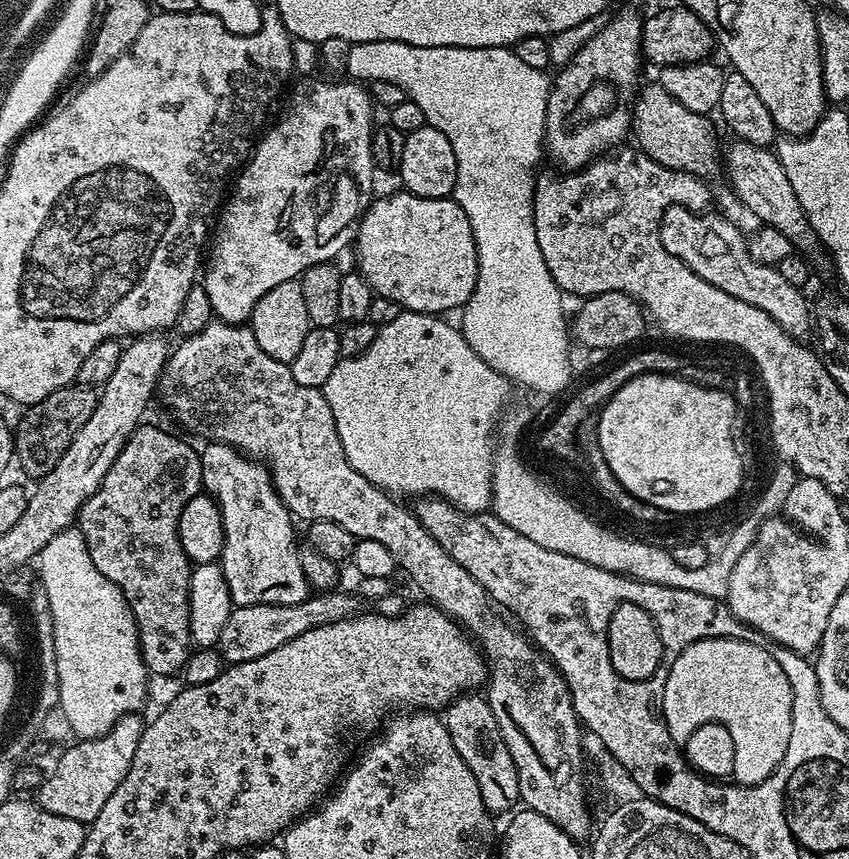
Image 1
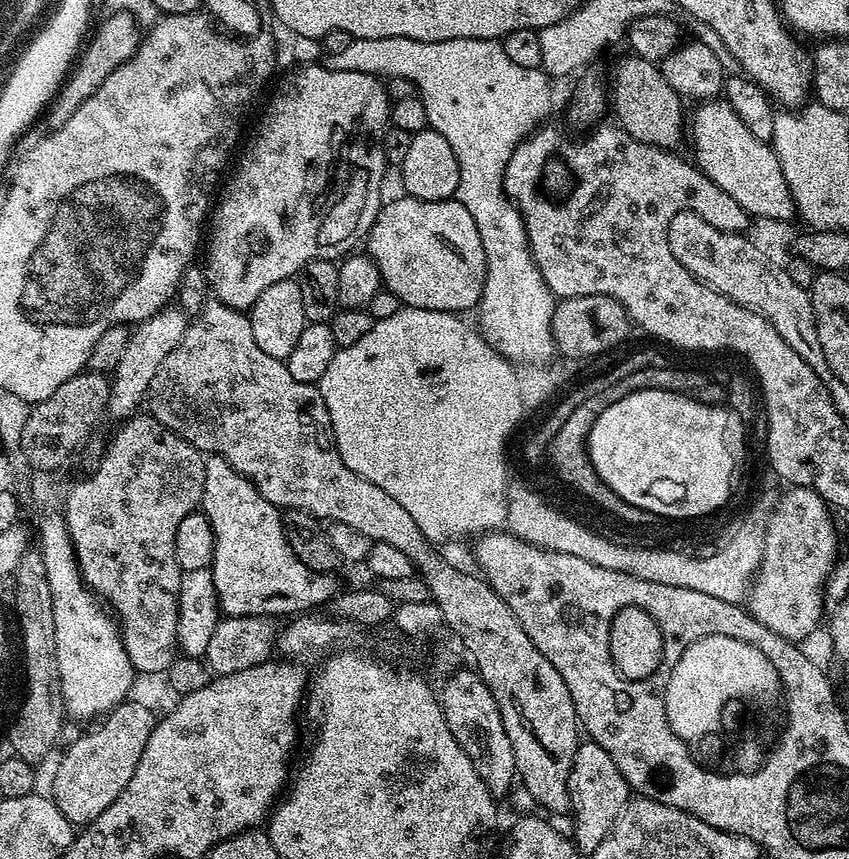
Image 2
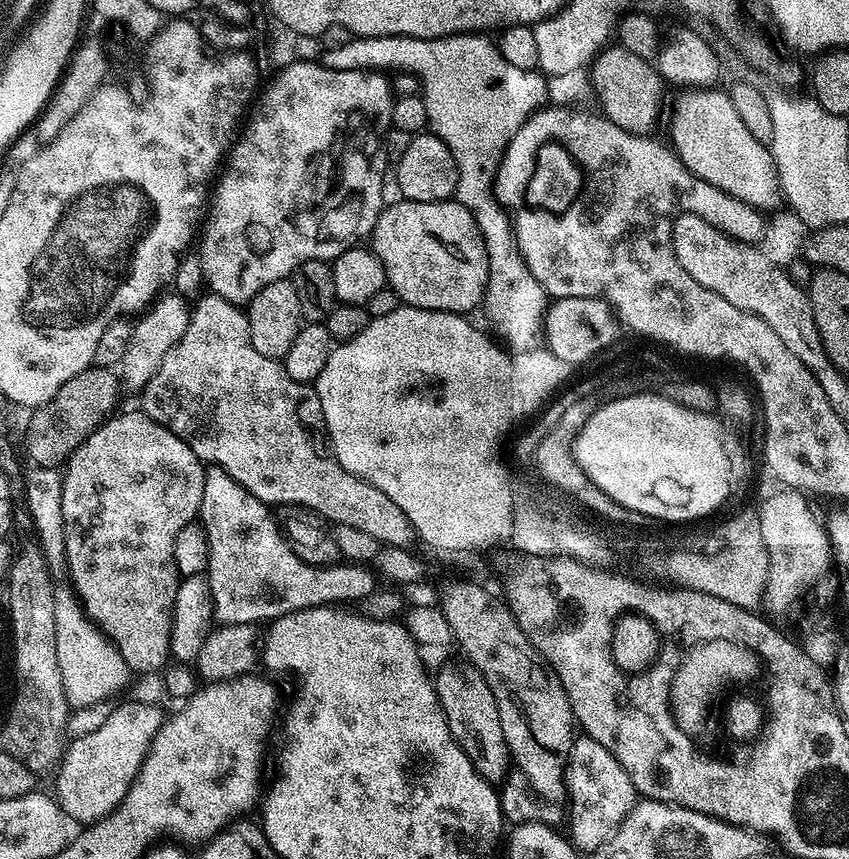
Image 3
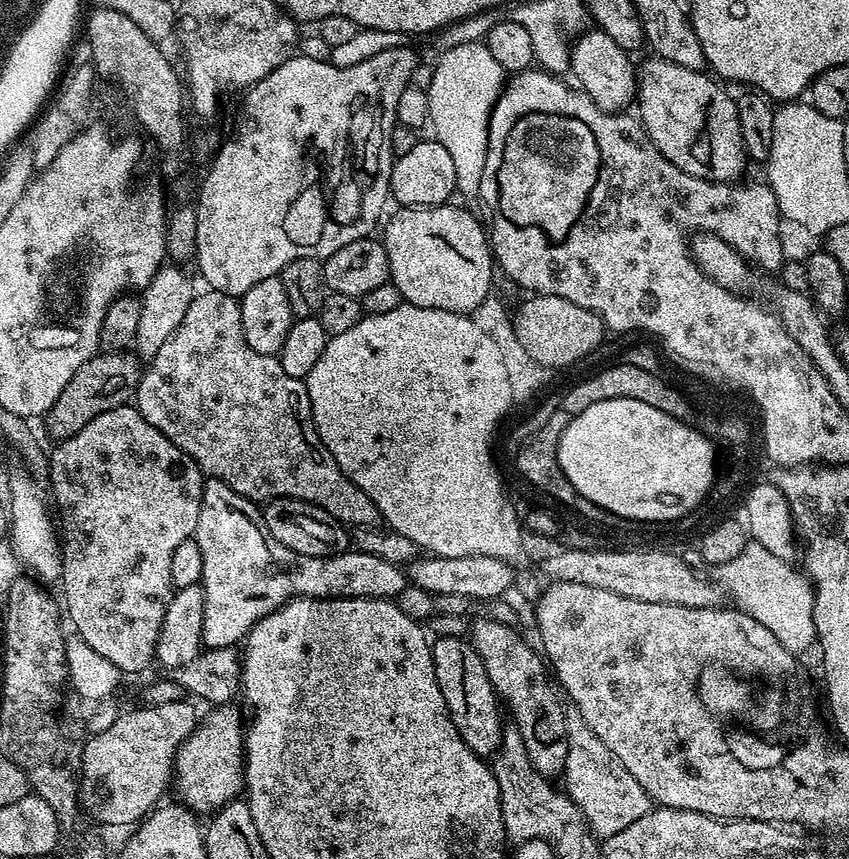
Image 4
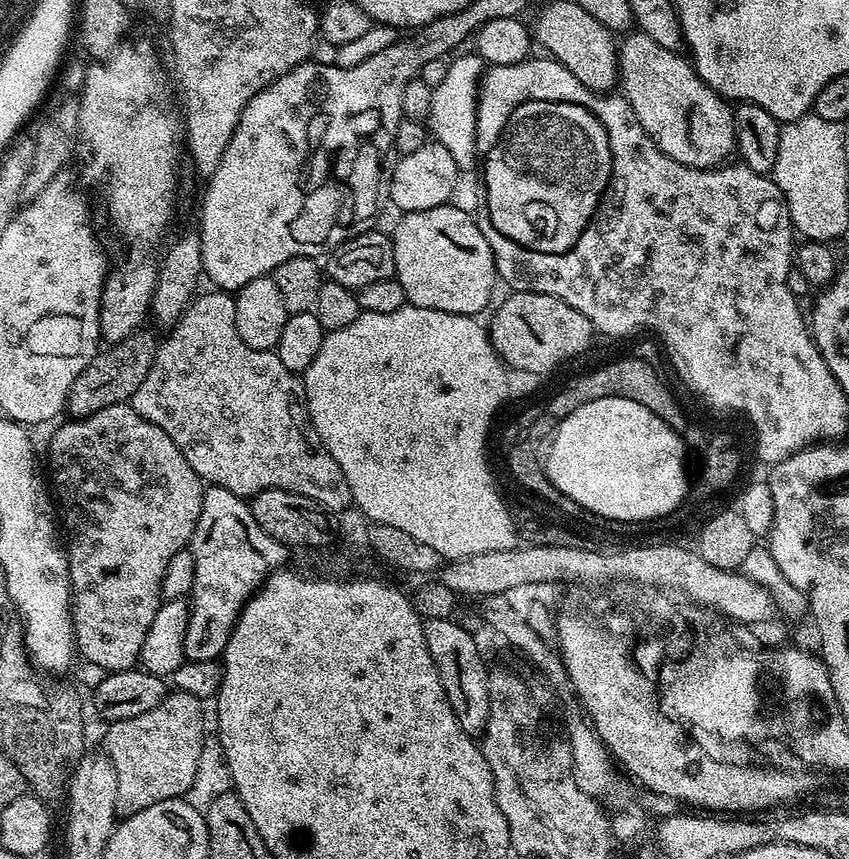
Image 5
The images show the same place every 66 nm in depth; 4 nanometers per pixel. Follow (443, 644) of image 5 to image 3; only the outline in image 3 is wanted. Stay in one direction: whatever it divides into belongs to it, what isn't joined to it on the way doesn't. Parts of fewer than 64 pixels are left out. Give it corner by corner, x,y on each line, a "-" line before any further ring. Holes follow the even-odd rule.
459,659
442,665
440,673
435,673
438,702
458,746
462,746
474,767
496,786
510,771
510,753
506,734
502,734
502,718
498,718
498,702
494,702
494,694
490,694
490,686
478,669
467,659

